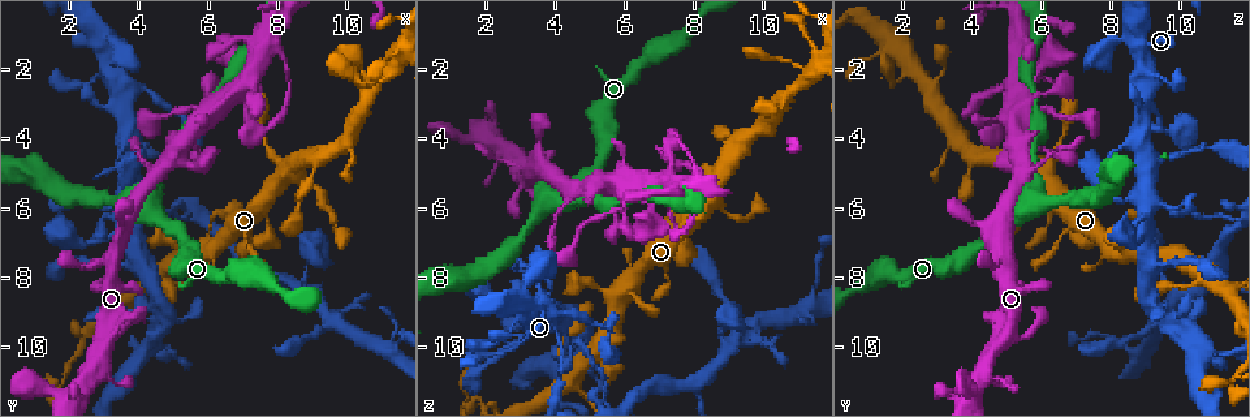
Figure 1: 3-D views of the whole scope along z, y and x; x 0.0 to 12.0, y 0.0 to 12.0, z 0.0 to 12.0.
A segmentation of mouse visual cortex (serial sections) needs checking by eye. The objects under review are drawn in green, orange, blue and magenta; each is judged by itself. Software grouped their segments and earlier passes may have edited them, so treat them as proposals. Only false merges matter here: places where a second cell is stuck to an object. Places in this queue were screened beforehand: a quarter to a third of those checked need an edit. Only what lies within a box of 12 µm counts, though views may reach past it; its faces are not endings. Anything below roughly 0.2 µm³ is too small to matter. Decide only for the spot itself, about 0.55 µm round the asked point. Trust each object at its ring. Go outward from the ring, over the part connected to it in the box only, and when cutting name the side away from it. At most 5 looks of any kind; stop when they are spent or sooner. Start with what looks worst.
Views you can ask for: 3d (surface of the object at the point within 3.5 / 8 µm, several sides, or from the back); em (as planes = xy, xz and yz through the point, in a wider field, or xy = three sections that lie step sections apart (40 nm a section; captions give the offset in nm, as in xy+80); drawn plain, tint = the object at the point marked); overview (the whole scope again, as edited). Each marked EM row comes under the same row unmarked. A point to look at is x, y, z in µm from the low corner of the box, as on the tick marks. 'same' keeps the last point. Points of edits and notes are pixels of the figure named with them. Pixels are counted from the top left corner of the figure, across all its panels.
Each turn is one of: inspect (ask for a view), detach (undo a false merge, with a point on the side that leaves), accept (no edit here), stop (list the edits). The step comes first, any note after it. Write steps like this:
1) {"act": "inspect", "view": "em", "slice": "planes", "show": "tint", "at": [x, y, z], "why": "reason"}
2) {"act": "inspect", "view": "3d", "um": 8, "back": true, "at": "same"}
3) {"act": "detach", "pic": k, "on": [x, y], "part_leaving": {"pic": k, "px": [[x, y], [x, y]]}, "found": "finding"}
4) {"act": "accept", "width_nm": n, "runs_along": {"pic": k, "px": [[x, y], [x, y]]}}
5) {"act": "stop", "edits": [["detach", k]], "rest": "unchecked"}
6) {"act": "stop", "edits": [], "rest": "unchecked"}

{"act": "inspect", "view": "3d", "um": 3.5, "at": [3.9, 4.6, 9.2], "why": "side arm on a straight run"}

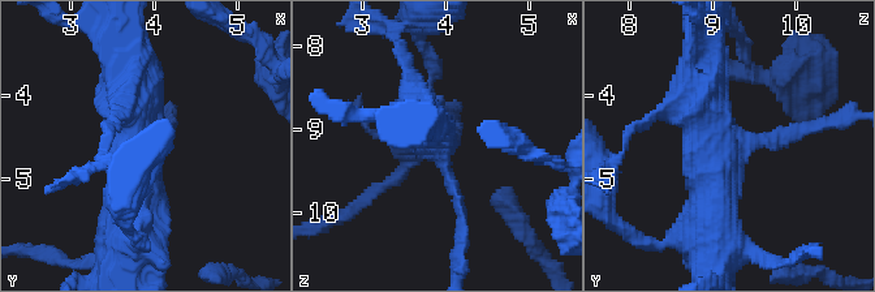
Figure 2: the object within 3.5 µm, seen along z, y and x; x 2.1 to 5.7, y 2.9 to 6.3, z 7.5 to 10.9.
{"act": "inspect", "view": "em", "slice": "xy", "step": 2, "show": "tint", "at": [3.95, 4.60, 9.25]}

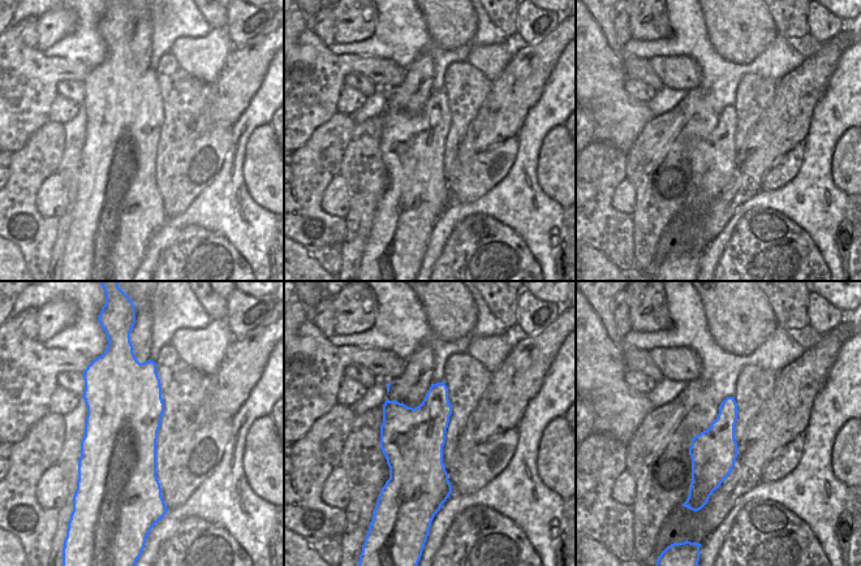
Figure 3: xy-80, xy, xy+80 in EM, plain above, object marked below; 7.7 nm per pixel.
{"act": "accept", "found": "continuous, no second cell"}

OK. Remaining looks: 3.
{"act": "inspect", "view": "3d", "um": 3.5, "at": [4.2, 10.0, 10.8], "why": "small branch off a trunk"}

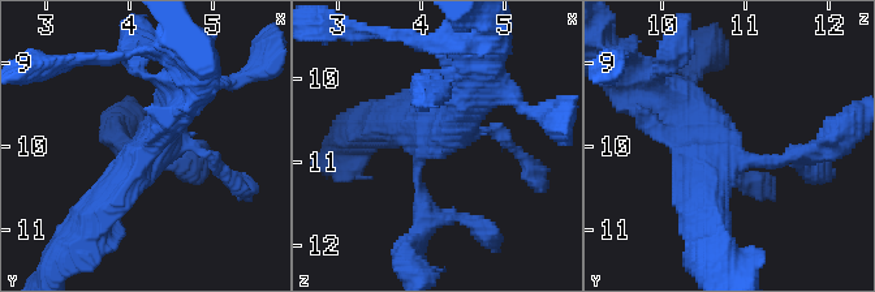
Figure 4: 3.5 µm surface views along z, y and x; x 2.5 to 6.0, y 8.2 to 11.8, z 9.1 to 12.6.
{"act": "inspect", "view": "em", "slice": "xy", "step": 2, "show": "tint", "at": [4.10, 10.05, 10.75]}

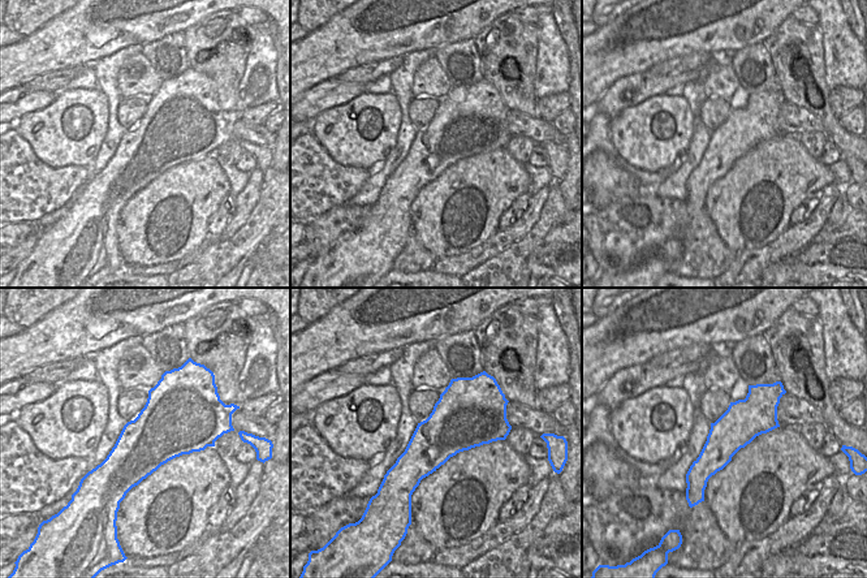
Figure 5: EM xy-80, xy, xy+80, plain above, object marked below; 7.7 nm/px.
{"act": "accept", "found": "one cell here"}

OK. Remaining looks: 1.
{"act": "stop", "edits": [], "rest": "unchecked"}

